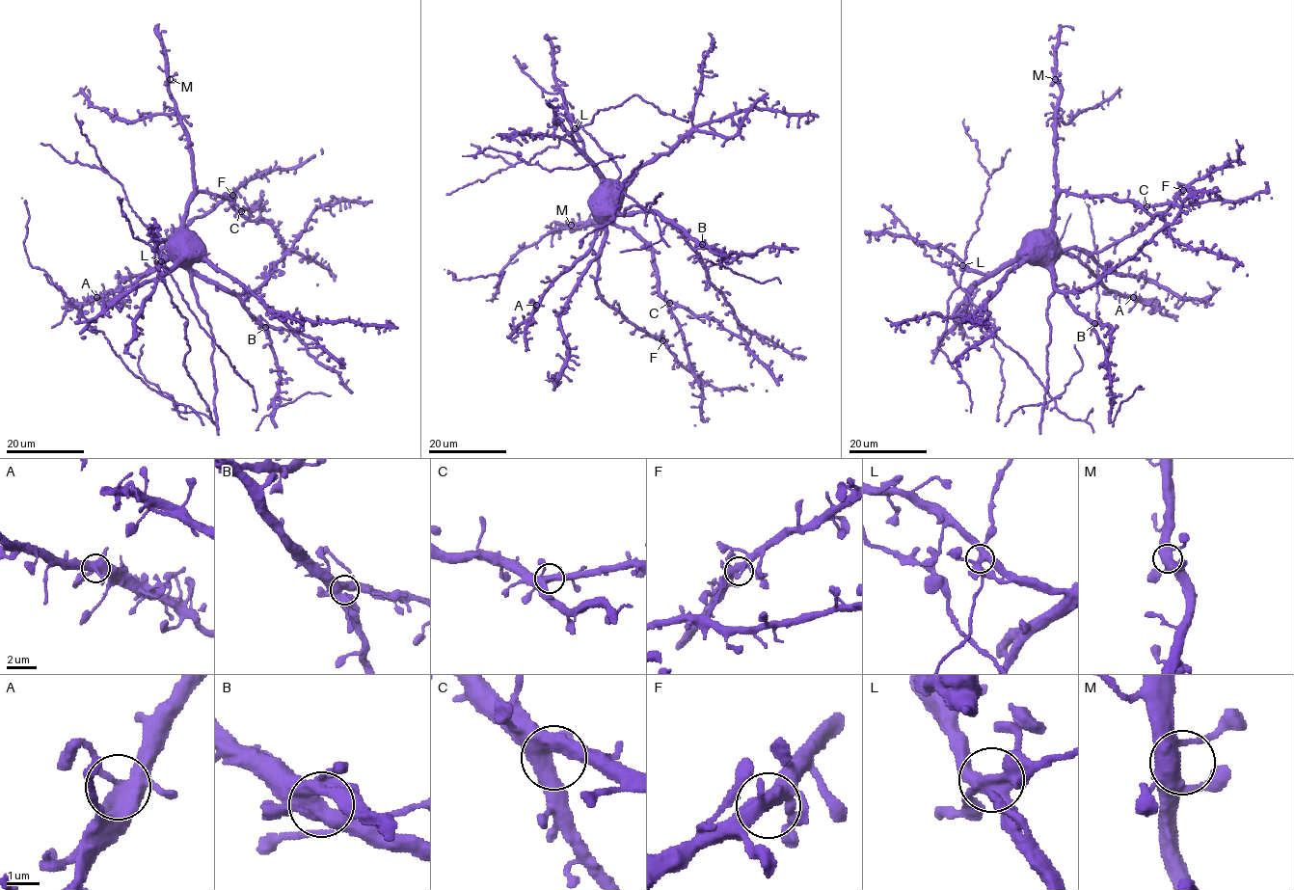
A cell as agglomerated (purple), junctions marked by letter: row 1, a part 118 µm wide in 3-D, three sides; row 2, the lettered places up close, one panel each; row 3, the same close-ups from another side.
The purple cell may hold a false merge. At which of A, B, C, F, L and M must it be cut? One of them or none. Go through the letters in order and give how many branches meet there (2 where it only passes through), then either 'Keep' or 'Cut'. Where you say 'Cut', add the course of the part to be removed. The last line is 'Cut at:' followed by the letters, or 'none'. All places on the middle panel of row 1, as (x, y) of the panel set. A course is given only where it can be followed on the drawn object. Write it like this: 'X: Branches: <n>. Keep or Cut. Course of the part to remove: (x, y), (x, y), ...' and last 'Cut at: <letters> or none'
A: Branches: 5. Keep
B: Branches: 5. Keep
C: Branches: 5. Keep
F: Branches: 5. Keep
L: Branches: 5. Keep
M: Branches: 5. Keep
Cut at: none

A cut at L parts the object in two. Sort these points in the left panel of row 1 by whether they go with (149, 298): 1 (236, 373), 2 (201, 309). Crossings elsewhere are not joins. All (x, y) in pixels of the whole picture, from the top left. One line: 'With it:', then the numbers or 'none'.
With it: 2

